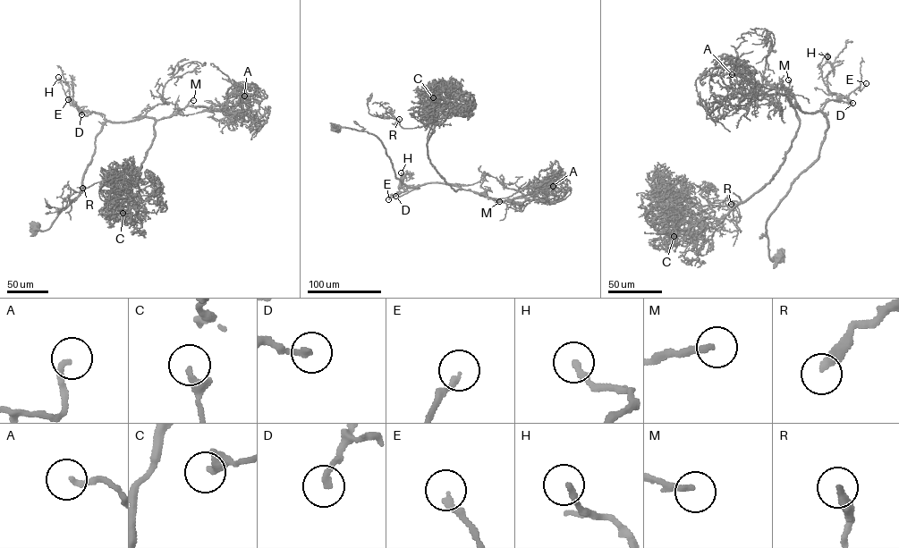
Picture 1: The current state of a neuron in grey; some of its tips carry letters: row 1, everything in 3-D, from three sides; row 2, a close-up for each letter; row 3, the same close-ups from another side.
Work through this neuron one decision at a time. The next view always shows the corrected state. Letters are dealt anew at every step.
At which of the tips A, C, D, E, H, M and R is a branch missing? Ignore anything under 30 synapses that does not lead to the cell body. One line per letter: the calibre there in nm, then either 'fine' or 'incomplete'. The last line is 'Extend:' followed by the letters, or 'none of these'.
A: calibre 190 nm; fine
C: calibre 200 nm; fine
D: calibre 200 nm; fine
E: calibre 180 nm; incomplete
H: calibre 220 nm; fine
M: calibre 200 nm; incomplete
R: calibre 320 nm; incomplete
Extend: E, M, R

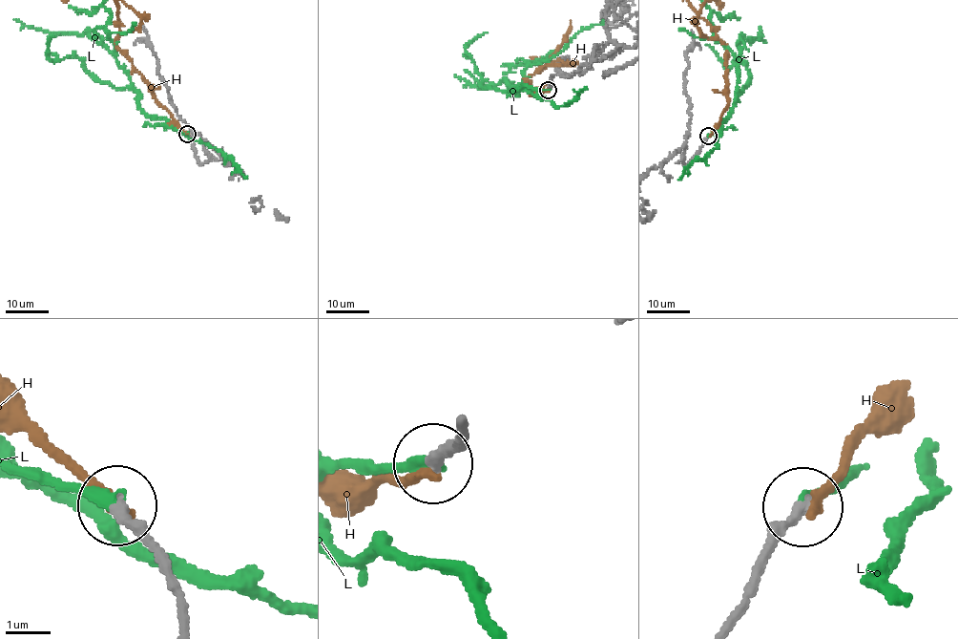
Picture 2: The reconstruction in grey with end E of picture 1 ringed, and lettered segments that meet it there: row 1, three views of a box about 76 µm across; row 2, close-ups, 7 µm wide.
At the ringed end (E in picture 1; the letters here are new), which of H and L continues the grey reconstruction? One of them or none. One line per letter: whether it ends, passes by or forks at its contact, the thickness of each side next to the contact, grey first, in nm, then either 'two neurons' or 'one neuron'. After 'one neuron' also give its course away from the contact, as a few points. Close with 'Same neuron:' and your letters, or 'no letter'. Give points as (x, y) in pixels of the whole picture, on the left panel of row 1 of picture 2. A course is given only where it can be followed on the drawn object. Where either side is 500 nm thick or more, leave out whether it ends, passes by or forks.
H: it ends there; 240 nm thick on the grey side, 240 nm on the other; two neurons
L: it ends there; 240 nm thick on the grey side, 260 nm on the other; one neuron; it runs (186, 133), (139, 107), (108, 38), (112, 13), (102, 5)
Same neuron: L

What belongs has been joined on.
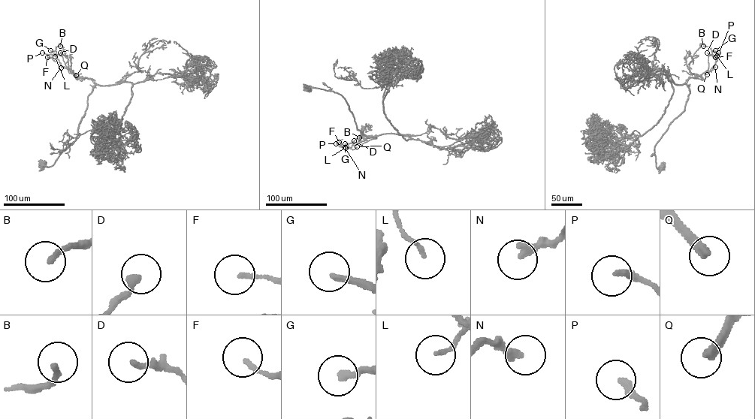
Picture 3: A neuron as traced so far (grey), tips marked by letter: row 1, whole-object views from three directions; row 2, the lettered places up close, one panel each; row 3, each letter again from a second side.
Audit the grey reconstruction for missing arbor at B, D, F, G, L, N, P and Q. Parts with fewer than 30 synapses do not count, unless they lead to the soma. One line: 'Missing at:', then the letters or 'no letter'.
Missing at: no letter

